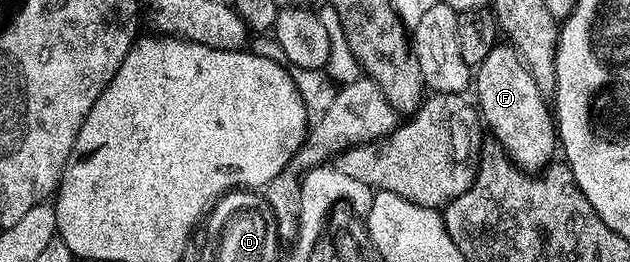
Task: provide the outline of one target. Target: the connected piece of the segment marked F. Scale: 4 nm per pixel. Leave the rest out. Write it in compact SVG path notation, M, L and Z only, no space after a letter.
M497 44L482 65L475 67L474 90L475 86L478 113L494 141L521 170L543 171L553 161L552 153L557 153L558 131L549 105L544 104L546 96L534 84L513 46Z

